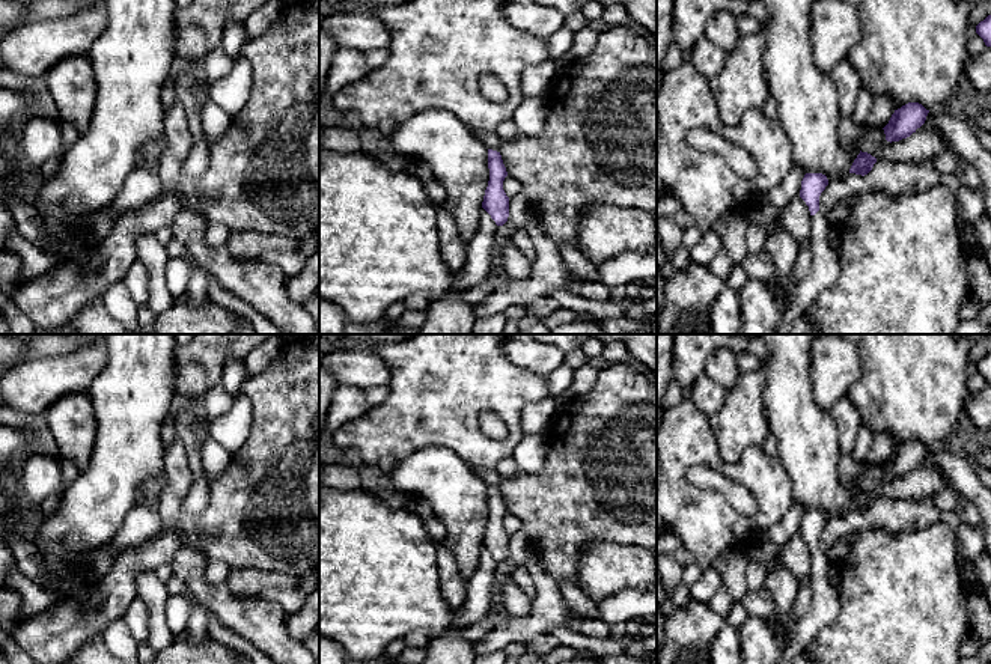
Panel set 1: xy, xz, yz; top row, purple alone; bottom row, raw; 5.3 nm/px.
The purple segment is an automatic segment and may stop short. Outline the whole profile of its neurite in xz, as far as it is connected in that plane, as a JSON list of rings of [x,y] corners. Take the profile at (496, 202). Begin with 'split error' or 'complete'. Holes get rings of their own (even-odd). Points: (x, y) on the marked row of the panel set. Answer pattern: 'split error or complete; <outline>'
complete; [[[488,149],[489,181],[485,190],[482,208],[491,215],[497,226],[503,226],[509,217],[509,197],[503,190],[503,181],[508,176],[502,155]]]

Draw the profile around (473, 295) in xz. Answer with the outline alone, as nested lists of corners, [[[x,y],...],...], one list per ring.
[[[518,193],[515,197],[509,199],[509,217],[503,226],[499,226],[494,238],[494,248],[492,248],[492,267],[486,282],[482,285],[467,289],[462,294],[462,298],[470,304],[477,304],[483,300],[488,294],[492,292],[492,285],[496,282],[497,271],[500,268],[500,244],[505,239],[509,239],[511,235],[520,229],[526,229],[532,217],[529,199]]]

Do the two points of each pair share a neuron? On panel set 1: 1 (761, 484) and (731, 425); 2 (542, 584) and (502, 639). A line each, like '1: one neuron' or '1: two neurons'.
1: two neurons
2: one neuron

